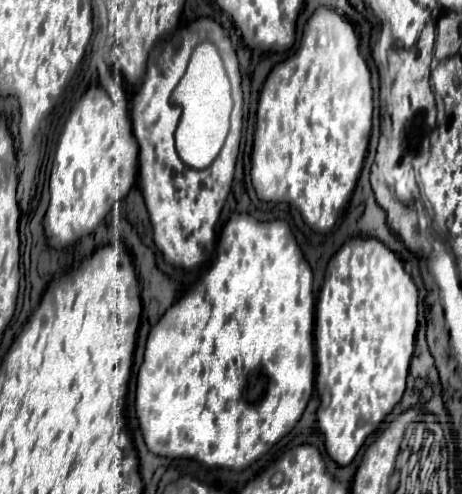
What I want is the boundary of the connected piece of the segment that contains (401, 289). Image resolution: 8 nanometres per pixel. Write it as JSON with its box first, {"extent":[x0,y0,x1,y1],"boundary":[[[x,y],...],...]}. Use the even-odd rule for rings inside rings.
{"extent":[314,239,418,467],"boundary":[[[352,239],[344,243],[338,249],[338,253],[330,259],[326,269],[326,279],[318,295],[316,329],[314,329],[316,365],[318,365],[316,381],[330,391],[330,405],[320,407],[318,411],[318,427],[324,437],[328,455],[340,467],[352,463],[360,447],[366,443],[368,435],[372,435],[380,427],[386,415],[402,399],[416,343],[416,329],[418,329],[416,305],[418,305],[416,285],[404,271],[402,261],[378,239]]]}

